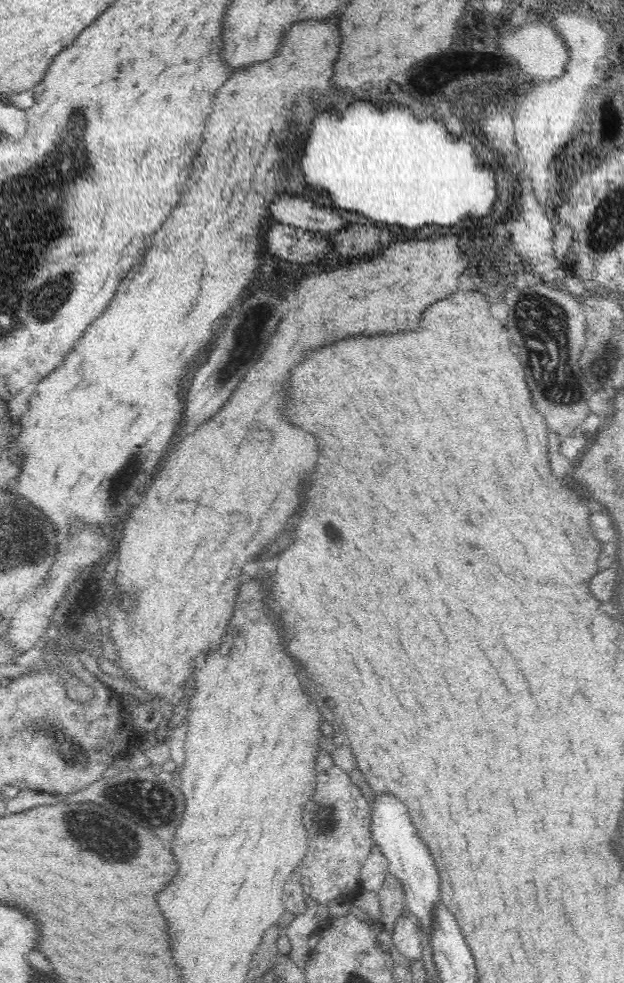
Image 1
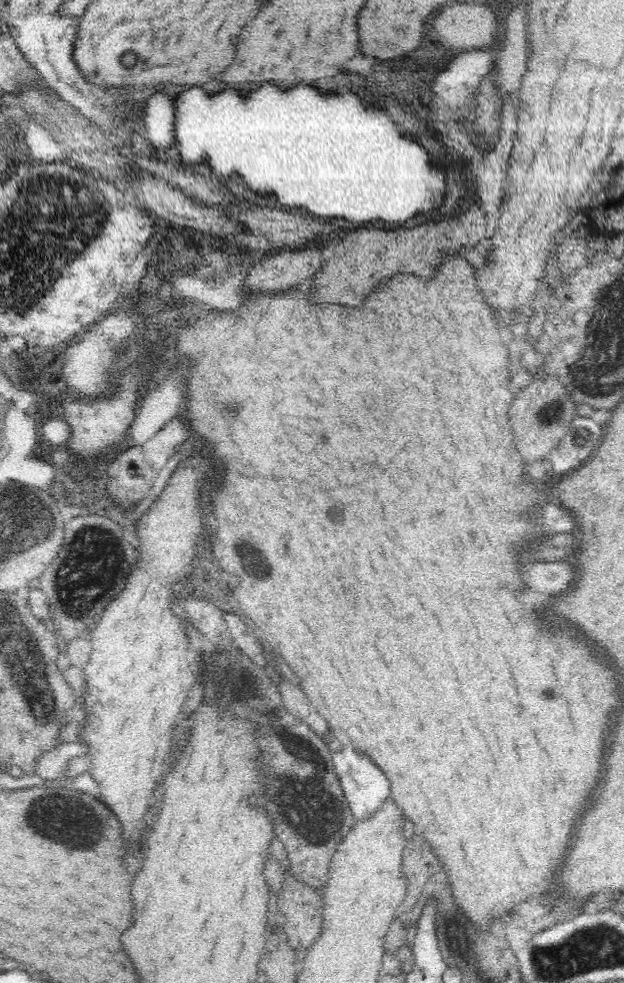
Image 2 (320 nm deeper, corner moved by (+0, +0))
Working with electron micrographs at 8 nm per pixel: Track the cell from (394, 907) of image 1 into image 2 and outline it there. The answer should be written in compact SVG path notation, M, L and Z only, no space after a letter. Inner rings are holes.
M412 836L406 842L404 860L402 860L402 870L408 880L406 880L406 897L397 909L398 917L403 918L405 913L416 906L430 878L430 868L434 866L438 866L438 856L432 852L430 844L422 836Z

